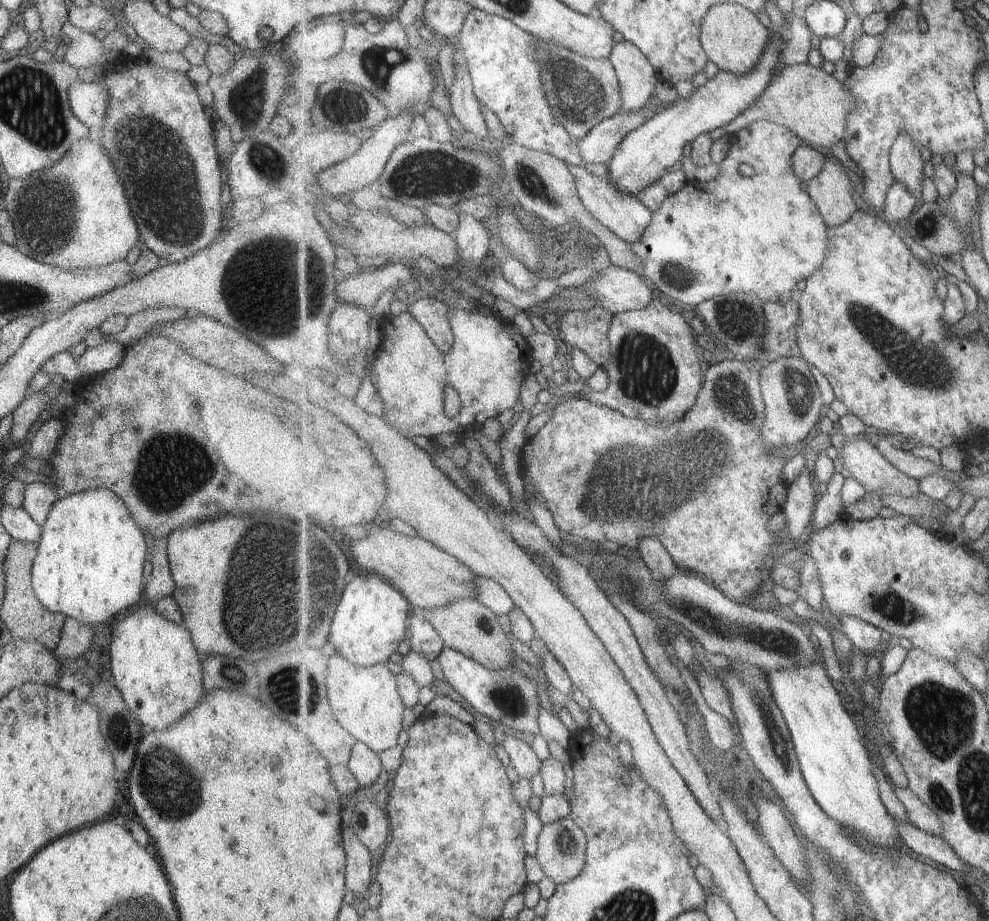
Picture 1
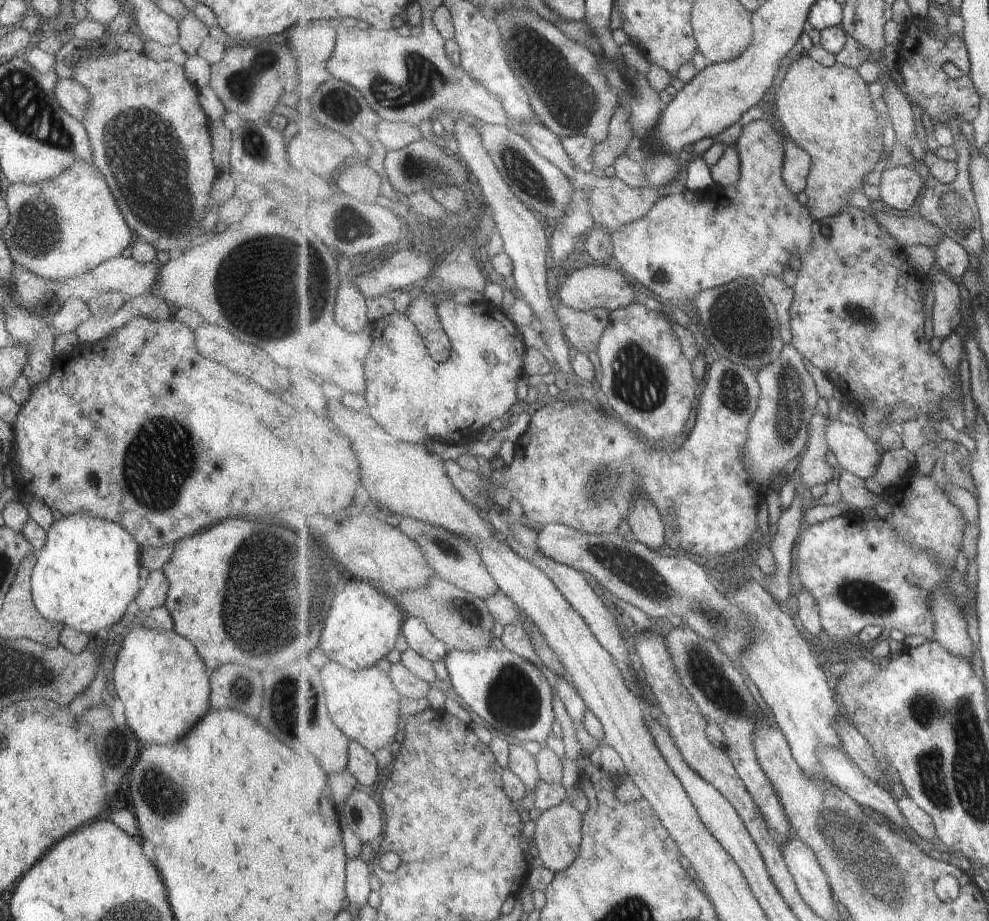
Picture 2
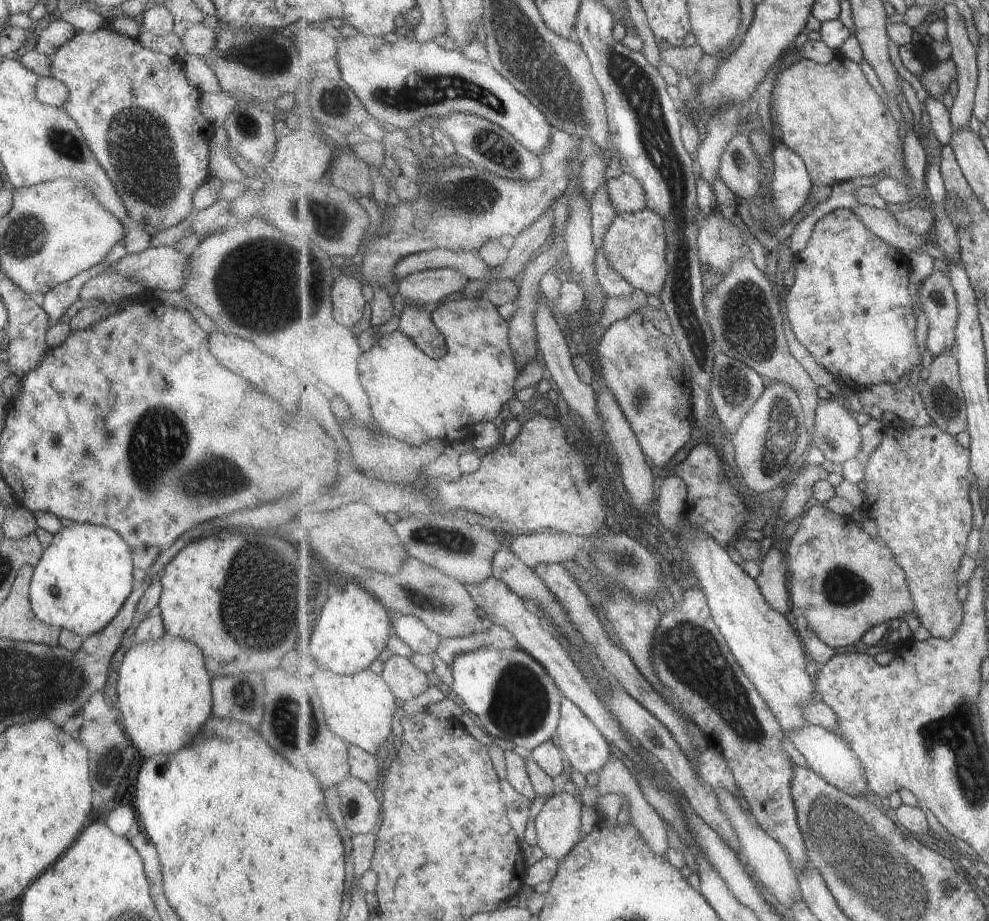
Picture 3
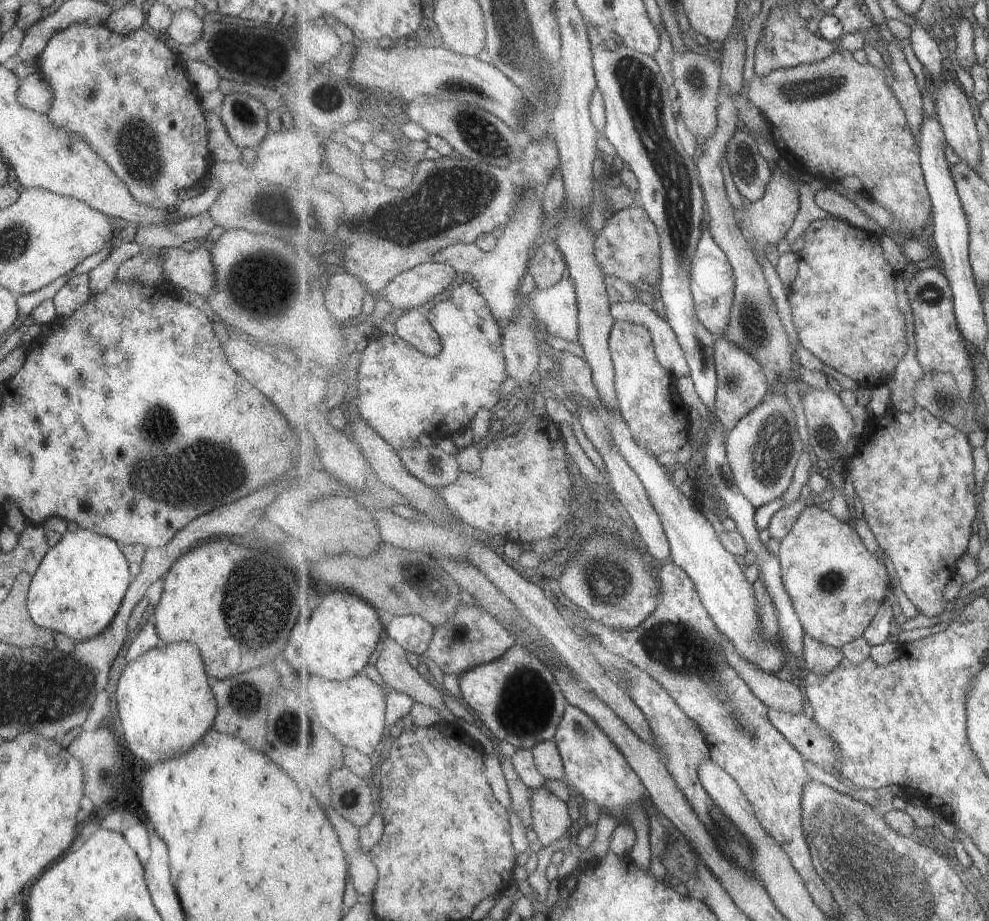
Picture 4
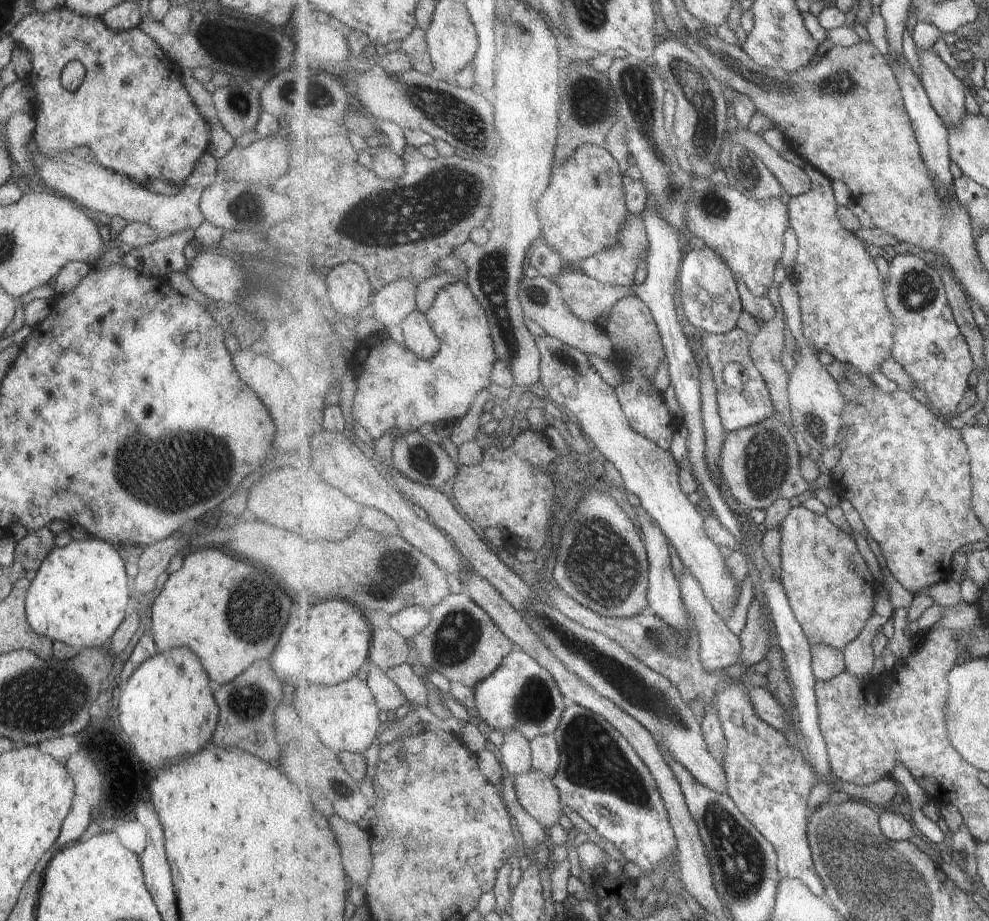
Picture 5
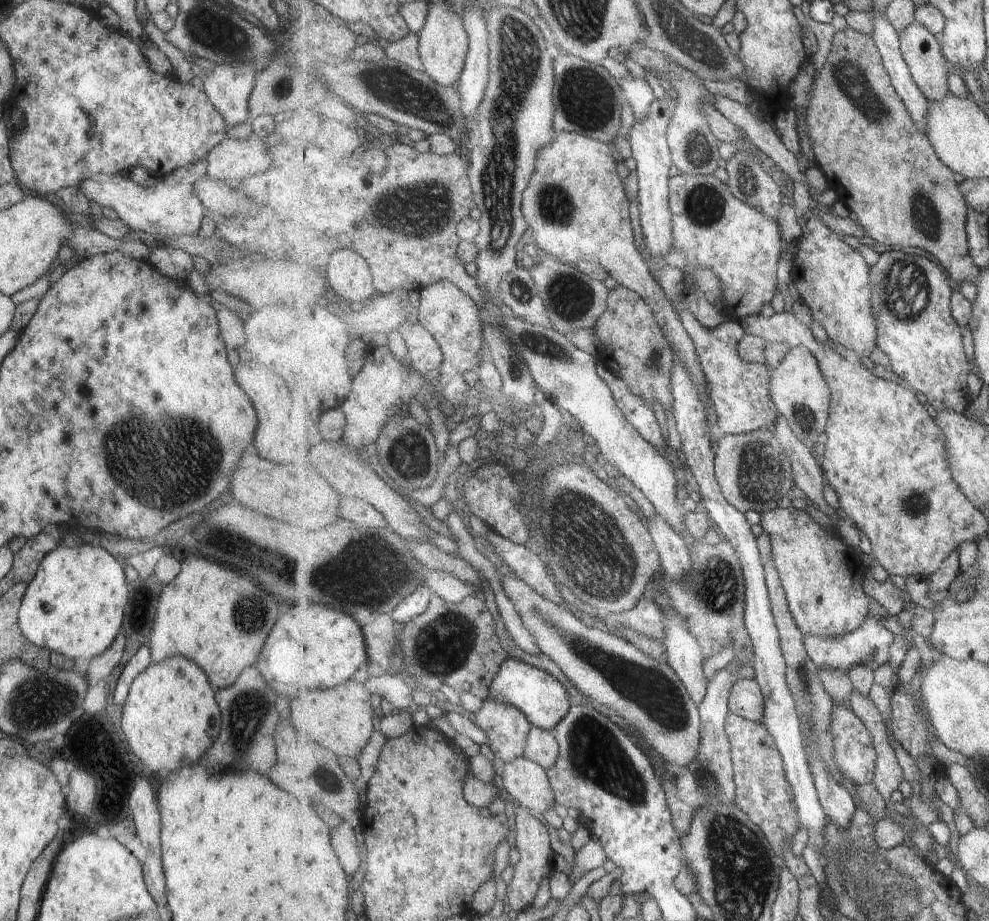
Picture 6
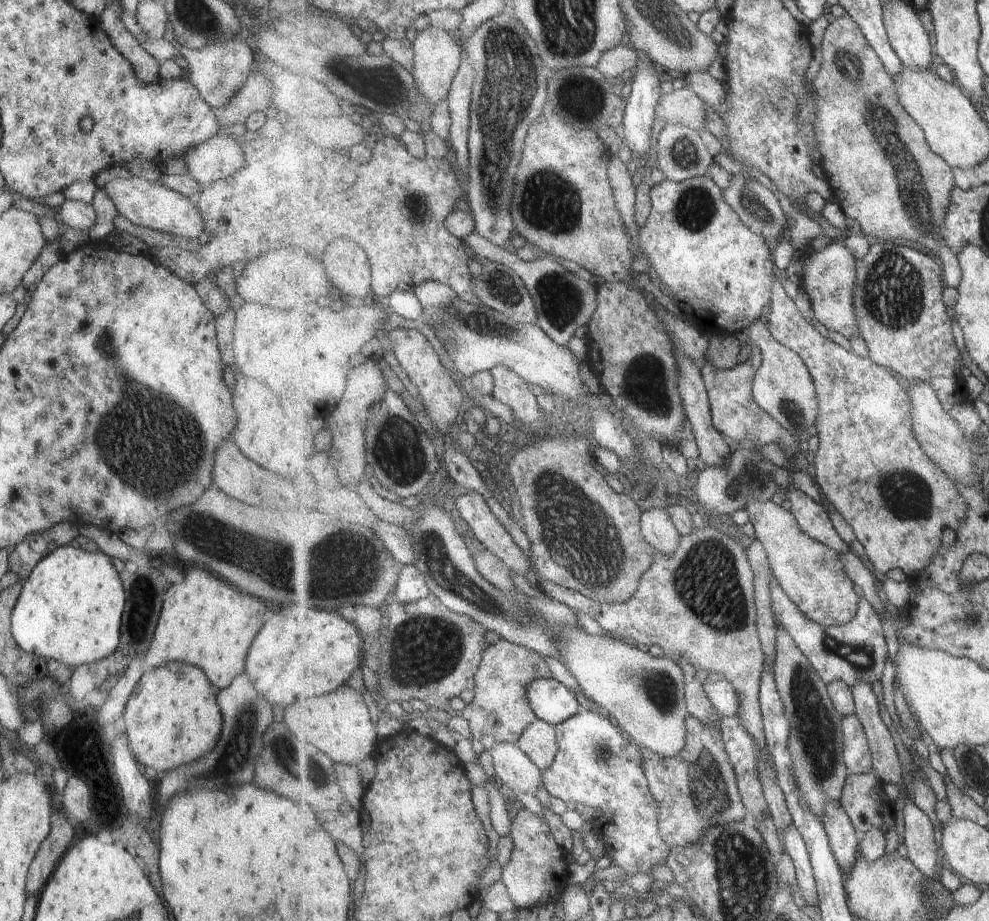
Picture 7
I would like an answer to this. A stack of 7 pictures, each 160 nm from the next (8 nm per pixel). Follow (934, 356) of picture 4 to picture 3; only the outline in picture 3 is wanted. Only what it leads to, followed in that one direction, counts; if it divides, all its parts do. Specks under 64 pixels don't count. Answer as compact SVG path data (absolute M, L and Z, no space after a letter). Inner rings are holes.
M940 271L934 272L926 278L919 295L929 324L926 341L928 350L934 356L954 351L960 310L951 276Z

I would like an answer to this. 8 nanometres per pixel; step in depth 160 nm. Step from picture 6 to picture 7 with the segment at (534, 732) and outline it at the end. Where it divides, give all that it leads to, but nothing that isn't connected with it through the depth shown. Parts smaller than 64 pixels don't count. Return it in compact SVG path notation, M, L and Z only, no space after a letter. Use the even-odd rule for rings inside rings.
M538 718L524 732L517 745L543 772L556 762L556 756L560 752L556 725Z

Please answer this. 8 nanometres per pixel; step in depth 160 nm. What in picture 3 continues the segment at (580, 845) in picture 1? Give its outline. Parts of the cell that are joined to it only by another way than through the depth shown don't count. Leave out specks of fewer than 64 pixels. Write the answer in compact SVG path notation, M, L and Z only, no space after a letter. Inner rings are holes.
M571 793L553 795L535 819L537 845L545 856L565 860L581 838L583 800Z

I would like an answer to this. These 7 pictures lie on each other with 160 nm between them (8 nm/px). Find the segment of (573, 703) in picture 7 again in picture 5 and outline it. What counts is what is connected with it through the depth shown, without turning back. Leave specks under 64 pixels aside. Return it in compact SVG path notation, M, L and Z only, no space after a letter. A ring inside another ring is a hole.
M519 648L511 651L505 658L501 666L487 679L480 682L471 689L475 698L474 717L482 719L491 729L503 733L517 731L520 732L529 742L538 736L553 735L560 727L561 719L564 716L568 700L561 692L560 685L556 678L540 665L529 653Z

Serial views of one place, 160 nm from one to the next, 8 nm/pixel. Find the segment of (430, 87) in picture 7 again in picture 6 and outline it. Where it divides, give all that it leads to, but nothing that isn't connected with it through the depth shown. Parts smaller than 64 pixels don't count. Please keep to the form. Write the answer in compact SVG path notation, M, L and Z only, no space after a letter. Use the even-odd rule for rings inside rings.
M447 1L429 4L426 23L417 34L420 38L420 55L426 72L441 86L453 86L465 68L465 58L470 49L470 38L461 17L453 12Z

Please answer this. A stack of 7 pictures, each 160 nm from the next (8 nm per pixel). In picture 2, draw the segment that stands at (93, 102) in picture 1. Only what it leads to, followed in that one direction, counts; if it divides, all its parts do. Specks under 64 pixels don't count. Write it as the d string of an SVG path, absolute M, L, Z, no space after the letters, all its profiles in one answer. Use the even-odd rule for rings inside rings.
M57 79L52 88L59 106L68 115L81 121L86 115L86 104L89 100L88 90L75 79Z

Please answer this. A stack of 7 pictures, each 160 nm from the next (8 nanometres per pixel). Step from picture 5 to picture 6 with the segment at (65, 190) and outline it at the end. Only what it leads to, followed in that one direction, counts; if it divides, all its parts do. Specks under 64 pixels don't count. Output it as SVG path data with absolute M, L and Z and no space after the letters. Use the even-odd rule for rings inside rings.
M199 159L157 178L157 184L149 188L131 181L122 173L95 173L82 180L77 189L89 202L97 204L99 208L113 209L118 218L139 236L191 236L197 234L201 219L207 213L193 192L194 182L205 174L205 159Z

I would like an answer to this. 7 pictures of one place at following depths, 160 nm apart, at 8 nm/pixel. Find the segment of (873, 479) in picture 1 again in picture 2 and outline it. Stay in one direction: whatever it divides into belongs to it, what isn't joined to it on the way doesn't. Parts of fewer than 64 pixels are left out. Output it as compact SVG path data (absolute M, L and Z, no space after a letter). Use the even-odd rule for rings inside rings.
M831 419L826 427L826 436L830 450L840 462L841 470L851 472L864 481L876 475L883 454L882 457L879 455L877 444L860 426Z

